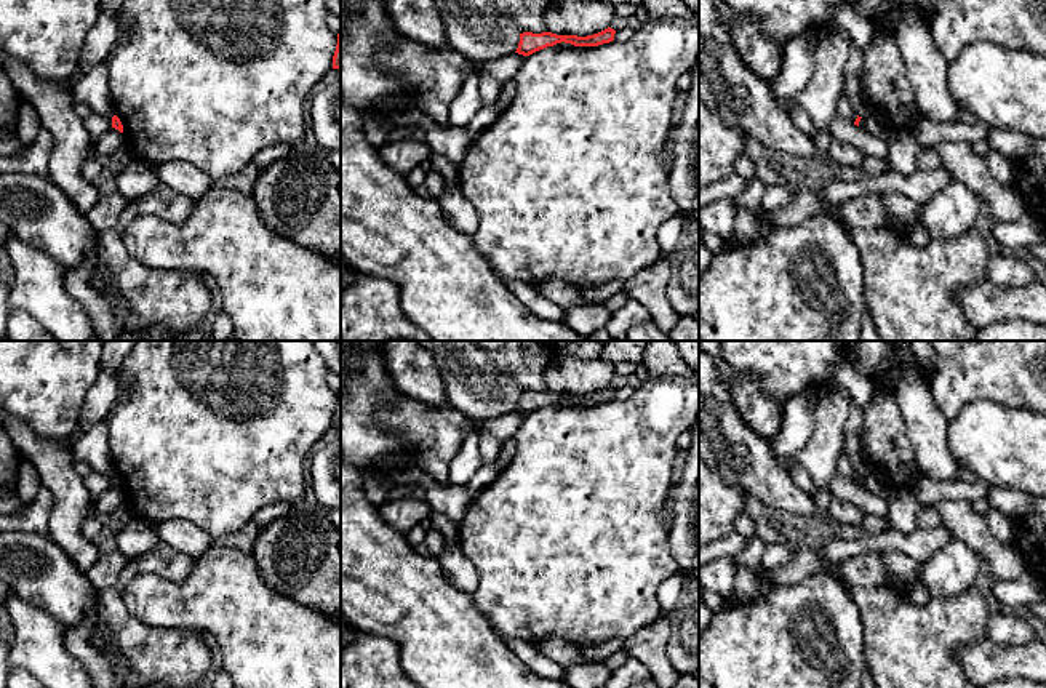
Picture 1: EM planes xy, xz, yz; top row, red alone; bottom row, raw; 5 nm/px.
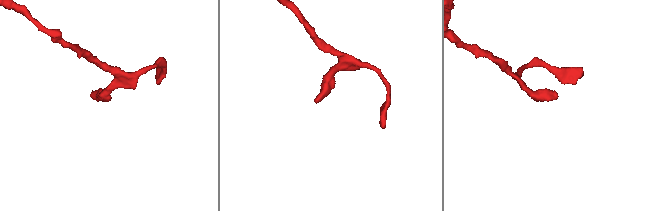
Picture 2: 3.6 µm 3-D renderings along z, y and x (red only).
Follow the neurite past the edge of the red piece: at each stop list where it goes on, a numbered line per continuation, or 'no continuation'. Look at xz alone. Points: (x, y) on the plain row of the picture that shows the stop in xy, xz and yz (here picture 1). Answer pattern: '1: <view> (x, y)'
no continuation

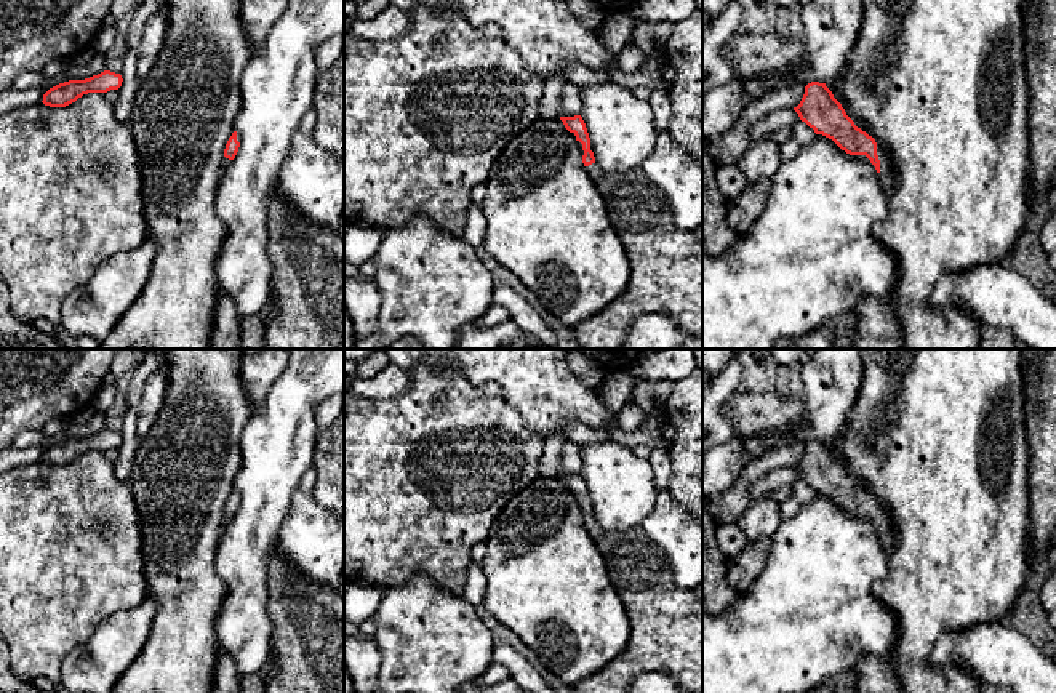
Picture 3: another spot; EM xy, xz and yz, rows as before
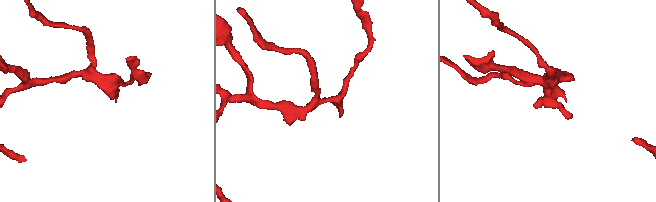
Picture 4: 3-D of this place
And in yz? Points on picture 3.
1: yz (887, 530)

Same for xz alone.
1: xz (666, 623)

